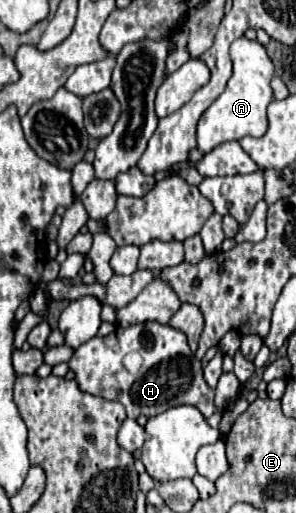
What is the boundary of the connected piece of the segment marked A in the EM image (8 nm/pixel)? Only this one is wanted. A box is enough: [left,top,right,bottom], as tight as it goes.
[197,36,275,154]

